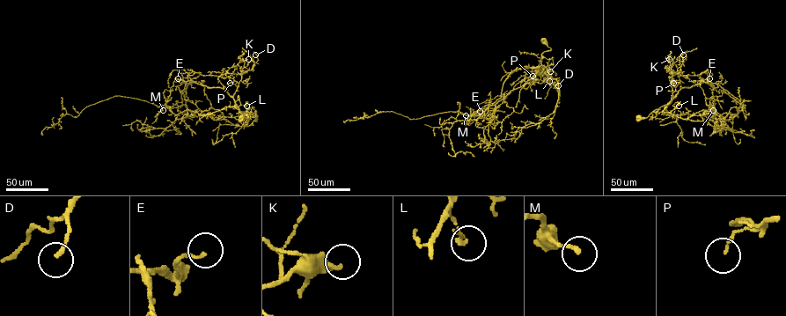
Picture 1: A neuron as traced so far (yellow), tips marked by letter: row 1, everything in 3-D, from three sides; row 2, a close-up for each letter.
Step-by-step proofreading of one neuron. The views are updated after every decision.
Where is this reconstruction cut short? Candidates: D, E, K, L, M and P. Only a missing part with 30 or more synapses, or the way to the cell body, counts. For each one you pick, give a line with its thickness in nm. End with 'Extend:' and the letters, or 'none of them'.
Extend: none of them

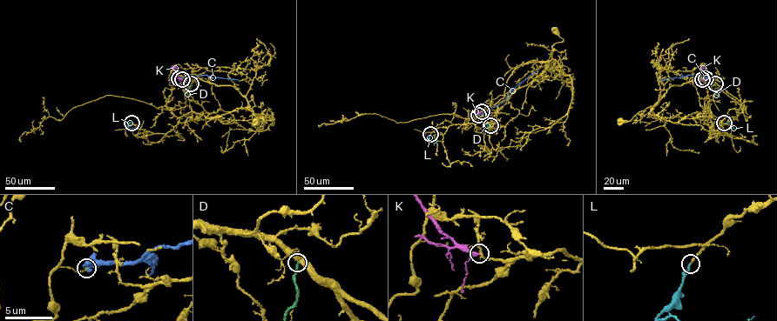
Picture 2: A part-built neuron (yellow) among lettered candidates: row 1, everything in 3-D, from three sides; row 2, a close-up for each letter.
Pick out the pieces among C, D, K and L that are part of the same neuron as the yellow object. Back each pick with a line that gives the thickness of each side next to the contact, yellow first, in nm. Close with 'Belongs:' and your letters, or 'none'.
L: 180 nm thick on the yellow side, 180 nm on the other
Belongs: L

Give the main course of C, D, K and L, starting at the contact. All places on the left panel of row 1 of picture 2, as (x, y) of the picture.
C: (179, 78), (206, 75), (239, 80)
D: (192, 83), (187, 91), (189, 97)
K: (182, 79), (174, 71), (174, 67), (179, 68)
L: (131, 123), (128, 124), (130, 129), (138, 125)

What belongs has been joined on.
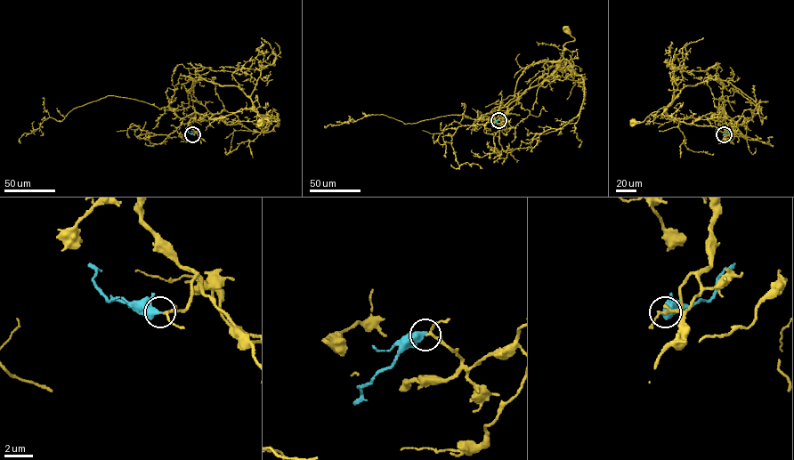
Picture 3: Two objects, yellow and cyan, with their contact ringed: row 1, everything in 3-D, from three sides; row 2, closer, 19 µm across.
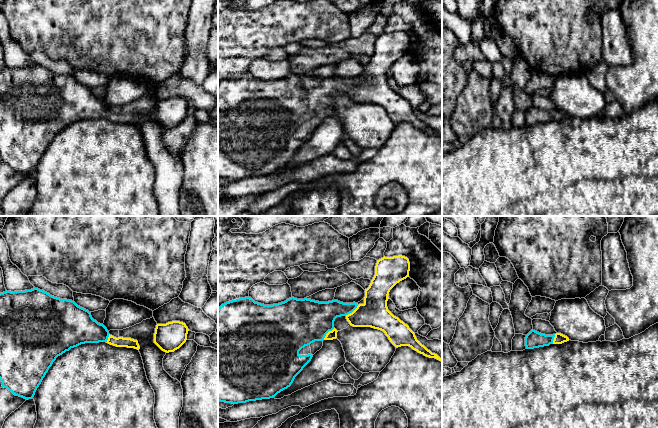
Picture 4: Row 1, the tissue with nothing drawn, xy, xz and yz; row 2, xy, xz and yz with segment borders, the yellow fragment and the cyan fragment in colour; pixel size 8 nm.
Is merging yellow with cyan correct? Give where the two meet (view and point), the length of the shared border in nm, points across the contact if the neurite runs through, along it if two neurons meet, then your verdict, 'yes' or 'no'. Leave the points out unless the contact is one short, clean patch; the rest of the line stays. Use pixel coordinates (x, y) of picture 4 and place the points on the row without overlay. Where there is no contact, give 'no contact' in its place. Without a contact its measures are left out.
xz (352, 88) | 140 nm | across xz (374, 89), (352, 88), (328, 87), (321, 91) | yes

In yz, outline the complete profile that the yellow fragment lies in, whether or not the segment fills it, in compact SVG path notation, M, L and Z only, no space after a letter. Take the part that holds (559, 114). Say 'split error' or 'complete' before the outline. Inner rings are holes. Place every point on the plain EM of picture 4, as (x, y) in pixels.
split error; M532 105L525 113L525 122L526 125L534 125L550 120L562 120L567 117L569 114L561 109L545 111Z

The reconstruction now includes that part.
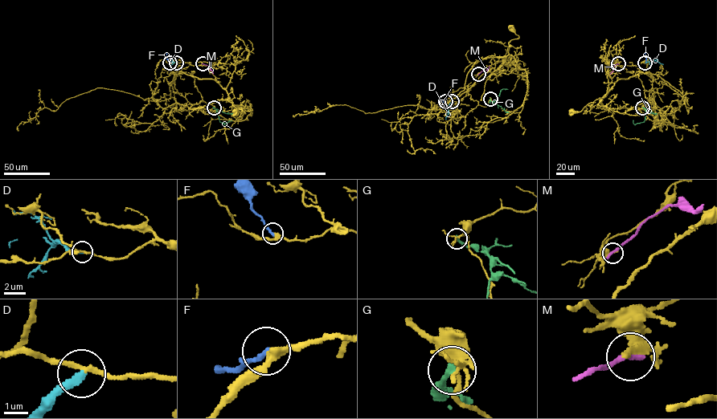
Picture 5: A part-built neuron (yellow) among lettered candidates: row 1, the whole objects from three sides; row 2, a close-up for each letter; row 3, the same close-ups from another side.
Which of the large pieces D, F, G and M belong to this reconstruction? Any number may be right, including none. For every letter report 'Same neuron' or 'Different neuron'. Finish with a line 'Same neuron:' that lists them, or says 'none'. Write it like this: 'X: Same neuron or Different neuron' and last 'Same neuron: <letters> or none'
D: Different neuron
F: Different neuron
G: Different neuron
M: Different neuron
Same neuron: none

